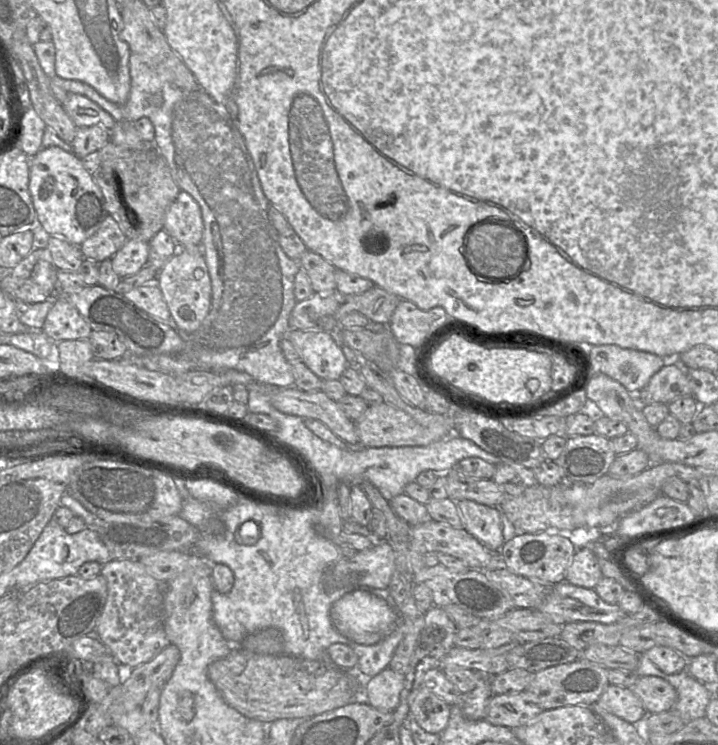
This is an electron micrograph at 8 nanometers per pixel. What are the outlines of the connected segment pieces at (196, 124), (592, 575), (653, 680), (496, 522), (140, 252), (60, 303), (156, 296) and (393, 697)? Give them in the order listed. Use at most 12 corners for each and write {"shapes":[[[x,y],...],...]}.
{"shapes":[[[130,55],[143,117],[200,206],[209,313],[152,371],[294,386],[280,342],[301,269],[226,110]],[[578,548],[565,582],[594,589],[603,578],[598,559]],[[655,676],[639,677],[632,691],[647,714],[669,711],[675,688]],[[456,502],[463,528],[493,552],[524,533],[498,507]],[[128,239],[110,260],[123,278],[144,267],[148,241]],[[54,296],[41,330],[55,343],[87,339],[89,324]],[[147,283],[123,295],[151,316],[175,327],[162,292]],[[389,668],[365,686],[366,704],[392,712],[405,680]]]}

